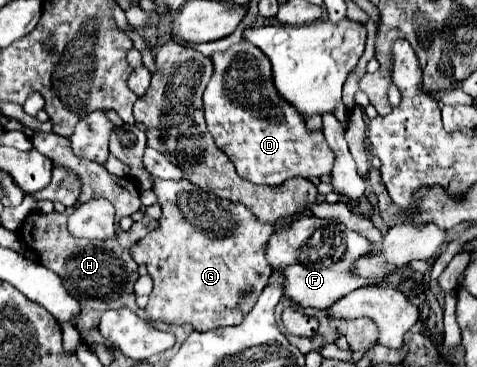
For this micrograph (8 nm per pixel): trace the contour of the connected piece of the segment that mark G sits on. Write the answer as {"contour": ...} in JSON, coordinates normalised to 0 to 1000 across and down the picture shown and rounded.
{"contour":[[[323,480],[319,518],[340,561],[340,594],[323,632],[294,654],[294,665],[277,670],[277,703],[289,719],[306,719],[310,747],[323,763],[323,790],[302,839],[310,866],[365,888],[403,883],[415,905],[503,883],[503,866],[528,839],[570,747],[553,708],[553,665],[566,654],[574,616],[545,610],[507,556],[461,545],[444,523],[411,512],[390,490],[365,496]]]}

